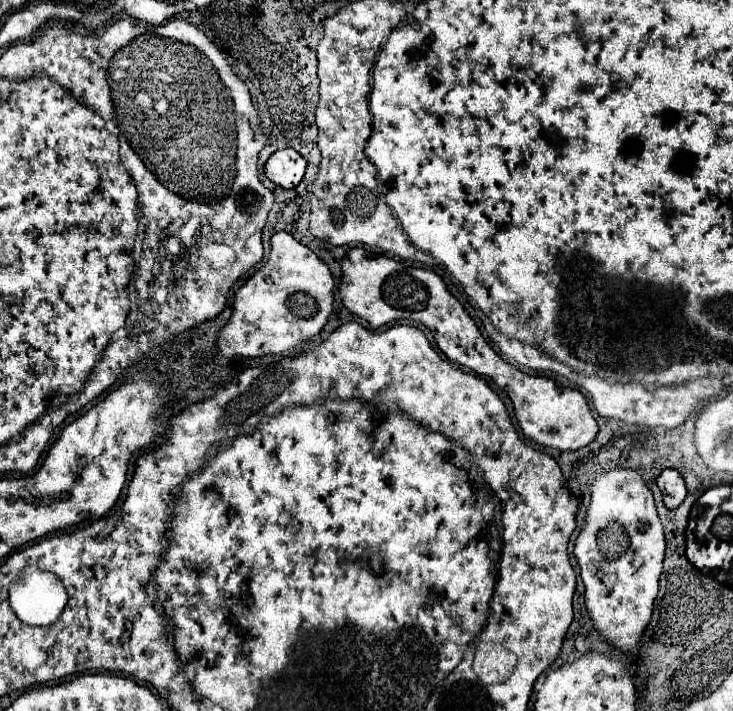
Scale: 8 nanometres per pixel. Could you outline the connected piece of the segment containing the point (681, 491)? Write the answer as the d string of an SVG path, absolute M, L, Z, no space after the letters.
M664 470L660 476L658 476L658 488L664 496L664 504L666 508L678 508L682 504L682 500L686 498L686 484L684 484L684 478L680 476L678 470Z

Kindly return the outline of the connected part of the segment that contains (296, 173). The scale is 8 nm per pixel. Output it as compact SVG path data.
M284 148L274 152L266 162L266 176L280 188L296 188L304 176L306 160L294 150Z

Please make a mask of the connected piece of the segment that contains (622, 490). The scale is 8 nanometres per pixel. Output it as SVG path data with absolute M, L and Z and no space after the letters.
M616 468L600 474L590 484L590 502L586 508L588 510L584 518L584 528L576 538L574 556L586 586L588 614L606 640L610 640L614 646L618 646L624 652L636 652L638 640L652 616L652 604L658 594L658 580L662 574L662 560L666 548L662 522L656 514L652 492L638 470Z

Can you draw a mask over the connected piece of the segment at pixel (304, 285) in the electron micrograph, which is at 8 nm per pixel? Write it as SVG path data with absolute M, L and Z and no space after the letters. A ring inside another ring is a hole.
M276 232L270 240L266 264L246 280L234 296L234 312L222 328L218 350L222 356L268 356L294 354L304 342L318 336L332 314L334 278L330 268L288 232Z

